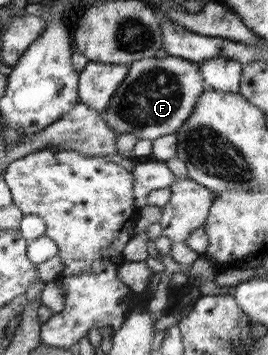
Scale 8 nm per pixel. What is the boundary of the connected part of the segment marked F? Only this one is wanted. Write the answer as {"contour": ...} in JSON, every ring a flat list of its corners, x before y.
{"contour":[[166,56,136,60,111,104,102,114,103,120,119,134,134,134,139,140,157,140,183,128,196,111,204,92,204,81,198,66,190,60]]}

